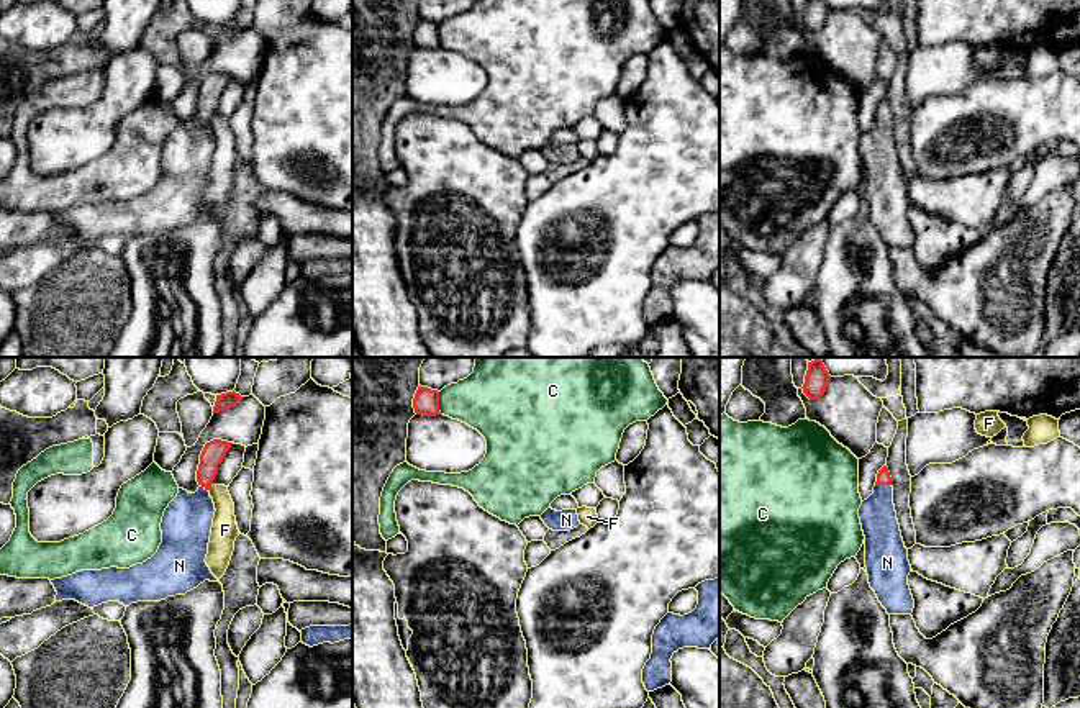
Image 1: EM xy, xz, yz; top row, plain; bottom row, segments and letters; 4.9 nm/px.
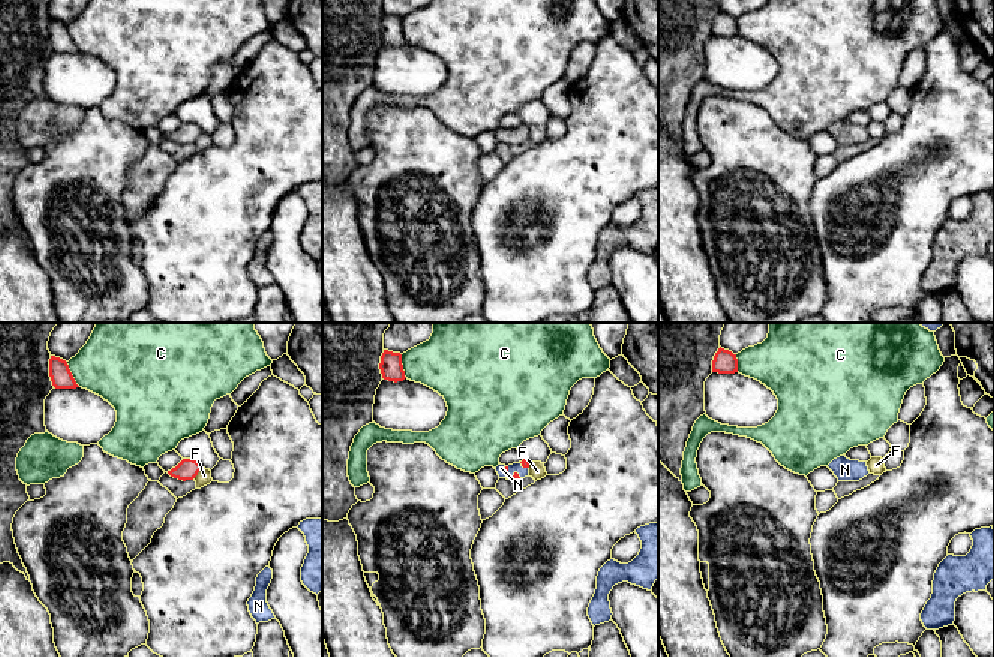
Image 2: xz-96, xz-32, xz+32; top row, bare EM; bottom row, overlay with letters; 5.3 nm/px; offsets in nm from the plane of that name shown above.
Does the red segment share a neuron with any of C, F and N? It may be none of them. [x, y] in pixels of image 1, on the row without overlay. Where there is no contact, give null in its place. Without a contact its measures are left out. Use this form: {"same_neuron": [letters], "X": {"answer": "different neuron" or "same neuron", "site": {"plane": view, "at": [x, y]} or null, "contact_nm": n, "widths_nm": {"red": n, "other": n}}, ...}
{"same_neuron": ["N"], "C": {"answer": "different neuron", "site": {"plane": "xz", "at": [438, 36]}, "contact_nm": 110, "widths_nm": {"red": 130, "other": 320}}, "F": {"answer": "different neuron", "site": null}, "N": {"answer": "same neuron", "site": {"plane": "yz", "at": [884, 117]}, "contact_nm": 80, "widths_nm": {"red": 70, "other": 180}}}

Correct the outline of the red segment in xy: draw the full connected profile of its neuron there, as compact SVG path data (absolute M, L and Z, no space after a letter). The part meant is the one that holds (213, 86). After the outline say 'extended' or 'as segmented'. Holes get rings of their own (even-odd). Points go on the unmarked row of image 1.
M221 72L205 77L197 103L200 120L195 126L179 121L164 144L162 175L151 192L129 202L80 203L54 211L56 234L75 233L88 241L108 234L129 239L185 228L205 213L218 215L205 195L216 144L208 123L231 77Z | extended

